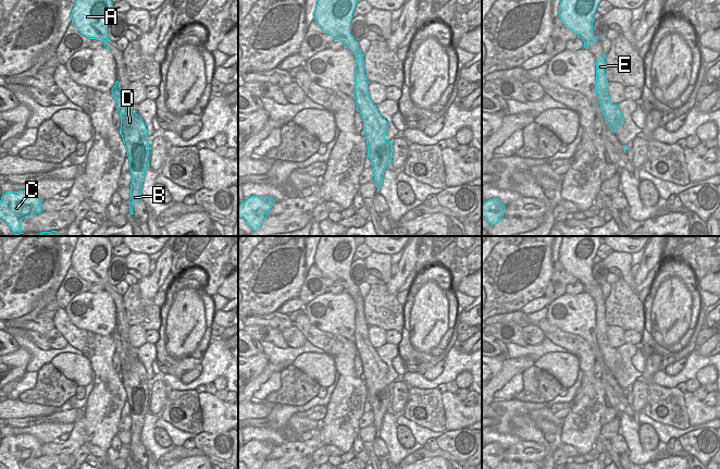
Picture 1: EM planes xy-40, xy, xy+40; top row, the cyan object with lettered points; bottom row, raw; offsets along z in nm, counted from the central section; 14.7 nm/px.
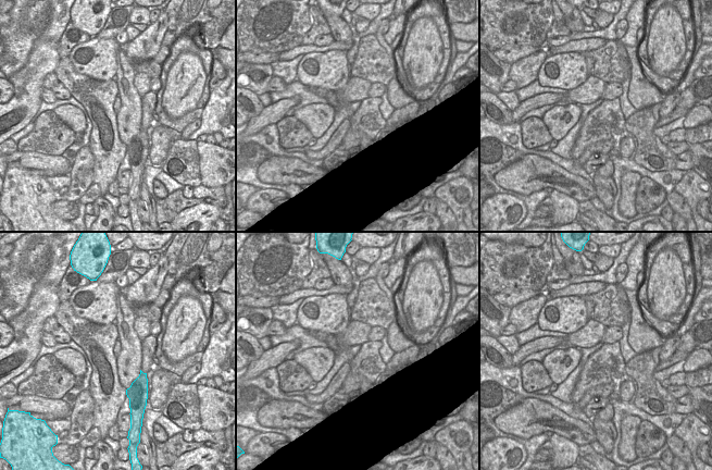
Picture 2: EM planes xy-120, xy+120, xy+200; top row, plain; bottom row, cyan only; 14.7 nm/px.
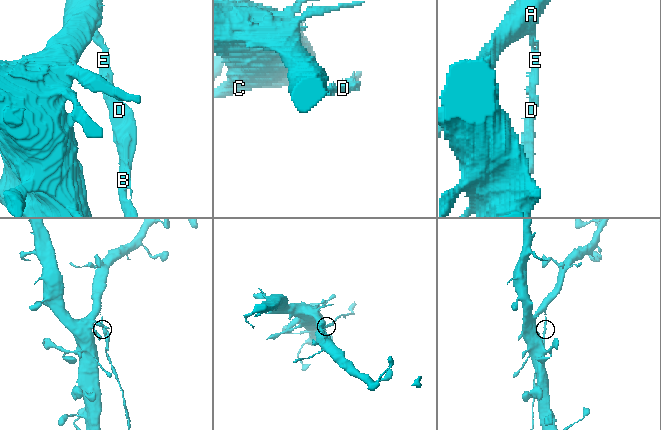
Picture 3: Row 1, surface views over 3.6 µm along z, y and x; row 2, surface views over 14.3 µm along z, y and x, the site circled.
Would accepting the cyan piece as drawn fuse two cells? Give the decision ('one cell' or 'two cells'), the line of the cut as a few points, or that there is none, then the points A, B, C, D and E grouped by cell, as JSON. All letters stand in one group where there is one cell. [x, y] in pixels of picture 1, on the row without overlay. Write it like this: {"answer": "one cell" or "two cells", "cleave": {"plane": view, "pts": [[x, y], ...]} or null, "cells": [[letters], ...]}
{"answer": "two cells", "cleave": {"plane": "xy", "pts": [[358, 294], [355, 298]]}, "cells": [["A", "C"], ["B", "D", "E"]]}

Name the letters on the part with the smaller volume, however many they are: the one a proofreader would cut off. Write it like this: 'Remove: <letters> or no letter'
Remove: B, D, E

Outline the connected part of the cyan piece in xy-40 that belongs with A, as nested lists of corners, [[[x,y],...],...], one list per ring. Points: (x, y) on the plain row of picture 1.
[[[78,236],[74,251],[71,257],[72,268],[78,273],[78,275],[85,281],[87,281],[88,283],[102,284],[104,286],[103,291],[105,291],[109,295],[110,293],[105,289],[105,287],[108,285],[111,285],[108,282],[108,268],[113,257],[112,248],[113,247],[108,236]]]

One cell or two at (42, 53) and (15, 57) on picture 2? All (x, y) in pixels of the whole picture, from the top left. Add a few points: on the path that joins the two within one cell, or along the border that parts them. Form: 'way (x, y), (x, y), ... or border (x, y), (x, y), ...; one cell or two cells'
border (37, 41), (27, 61), (11, 75); two cells

